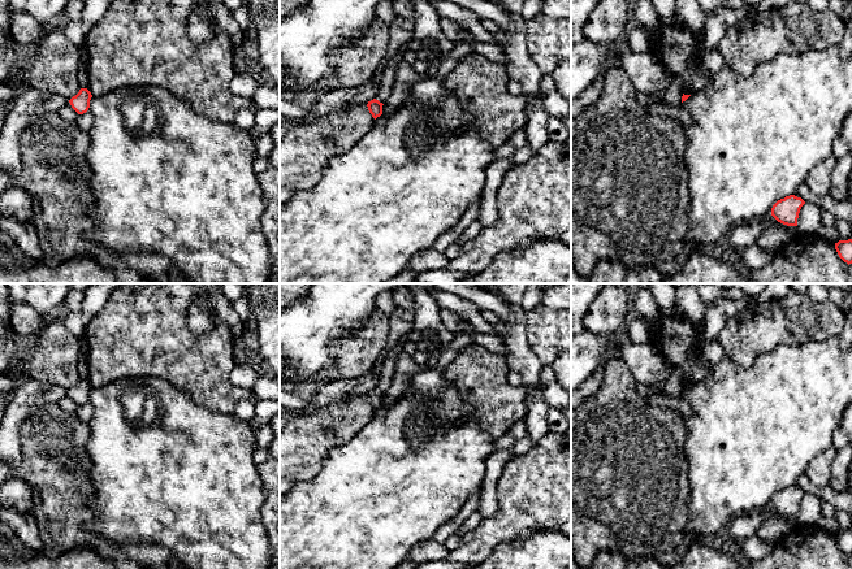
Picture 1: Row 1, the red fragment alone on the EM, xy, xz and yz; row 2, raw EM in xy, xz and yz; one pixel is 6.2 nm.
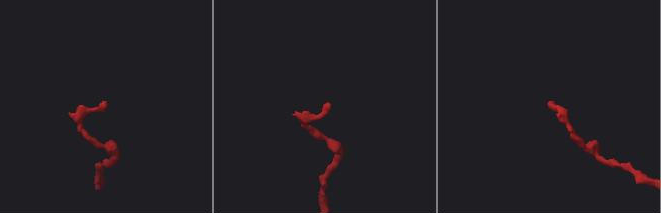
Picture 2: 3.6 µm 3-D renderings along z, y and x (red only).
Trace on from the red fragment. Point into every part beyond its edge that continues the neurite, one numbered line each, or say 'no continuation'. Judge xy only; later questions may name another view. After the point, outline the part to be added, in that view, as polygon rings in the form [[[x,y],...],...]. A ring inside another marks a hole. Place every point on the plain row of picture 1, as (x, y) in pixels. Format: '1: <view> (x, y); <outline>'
no continuation

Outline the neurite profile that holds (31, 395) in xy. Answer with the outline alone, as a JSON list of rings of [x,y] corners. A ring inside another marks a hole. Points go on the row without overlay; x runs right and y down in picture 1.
[[[23,379],[4,409],[0,421],[0,460],[10,468],[22,462],[21,430],[29,417],[48,404],[57,404],[69,394],[55,385]]]

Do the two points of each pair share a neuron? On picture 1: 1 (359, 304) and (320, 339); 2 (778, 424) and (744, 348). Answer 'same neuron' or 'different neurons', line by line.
1: same neuron
2: different neurons

